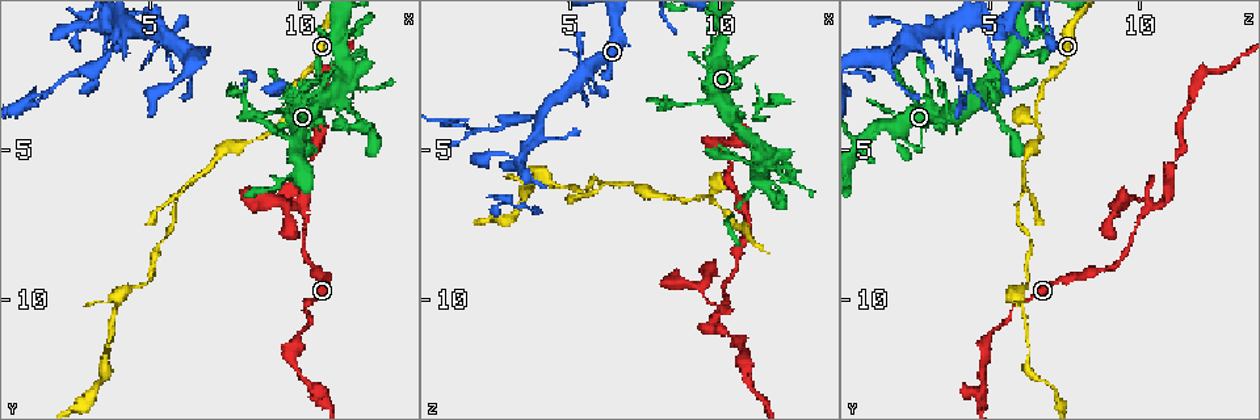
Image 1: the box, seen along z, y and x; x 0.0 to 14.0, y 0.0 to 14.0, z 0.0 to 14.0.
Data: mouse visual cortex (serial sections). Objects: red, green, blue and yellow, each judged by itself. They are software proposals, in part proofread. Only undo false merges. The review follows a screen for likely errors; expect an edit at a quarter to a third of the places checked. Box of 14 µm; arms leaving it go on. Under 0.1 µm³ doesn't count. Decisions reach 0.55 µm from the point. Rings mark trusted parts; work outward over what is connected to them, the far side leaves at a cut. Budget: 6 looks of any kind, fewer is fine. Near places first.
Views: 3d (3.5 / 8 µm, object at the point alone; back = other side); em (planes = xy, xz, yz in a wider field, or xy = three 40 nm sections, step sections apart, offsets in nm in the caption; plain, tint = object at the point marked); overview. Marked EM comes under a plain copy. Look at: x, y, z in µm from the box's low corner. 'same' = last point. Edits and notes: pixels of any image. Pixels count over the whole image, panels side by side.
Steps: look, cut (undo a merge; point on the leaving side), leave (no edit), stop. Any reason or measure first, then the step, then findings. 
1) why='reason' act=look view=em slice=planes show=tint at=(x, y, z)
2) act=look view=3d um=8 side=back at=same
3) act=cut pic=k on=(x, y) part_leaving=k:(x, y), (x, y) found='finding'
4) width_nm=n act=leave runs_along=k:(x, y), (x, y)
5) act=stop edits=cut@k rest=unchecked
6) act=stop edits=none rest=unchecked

why='arms part here' act=look view=3d um=3.5 at=(10.2, 6.9, 10.4)

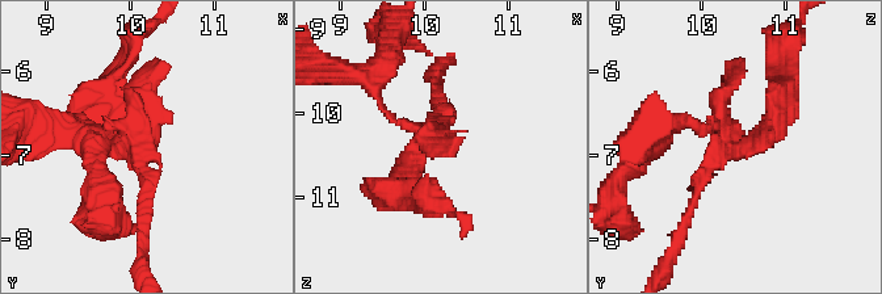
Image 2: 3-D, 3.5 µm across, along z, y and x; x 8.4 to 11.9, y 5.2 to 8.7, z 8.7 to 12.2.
why='shape alone is not enough' act=look view=em slice=planes show=tint at=(10.10, 6.90, 10.30)

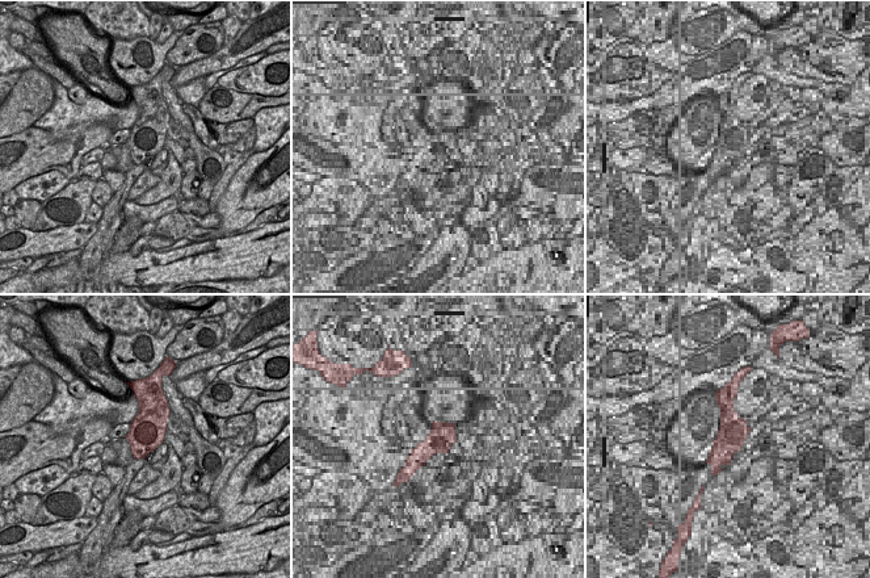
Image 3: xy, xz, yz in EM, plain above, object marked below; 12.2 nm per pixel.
why='cut it another way' act=look view=em slice=xy step=5 show=tint at=same

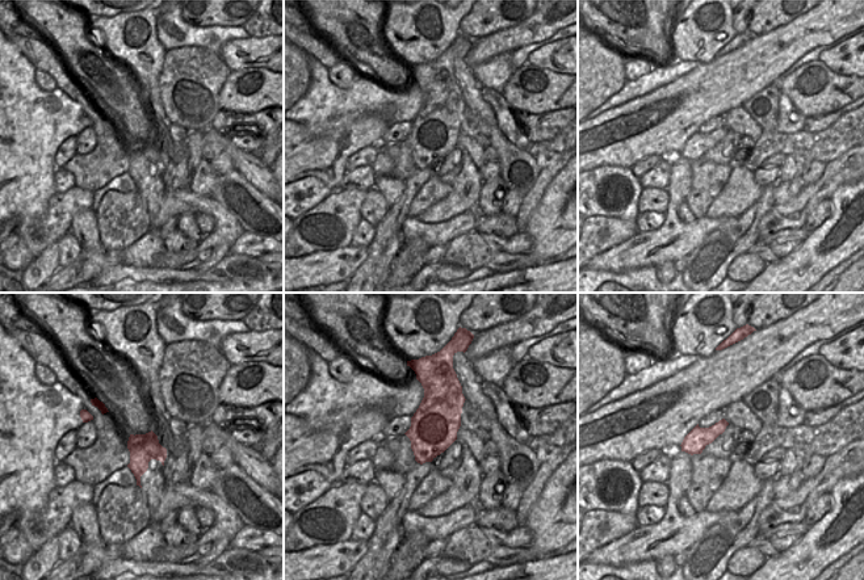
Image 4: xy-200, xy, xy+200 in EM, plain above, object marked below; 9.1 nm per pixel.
act=leave found='one cell here'

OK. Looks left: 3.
why='a fork' act=look view=3d um=8 at=(9.6, 3.8, 6.6)

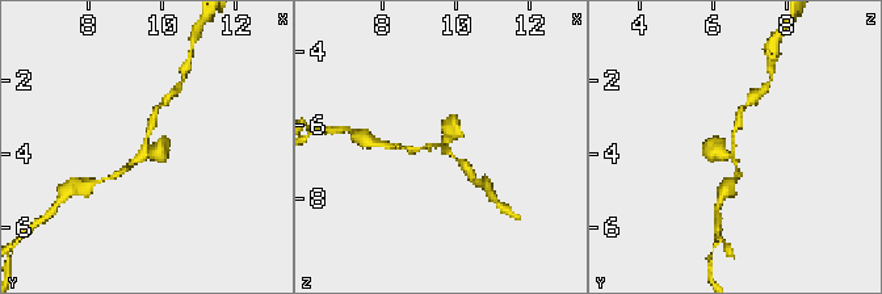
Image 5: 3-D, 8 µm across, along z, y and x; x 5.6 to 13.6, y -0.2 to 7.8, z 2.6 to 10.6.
act=look view=3d um=3.5 at=(9.5, 3.8, 6.6)

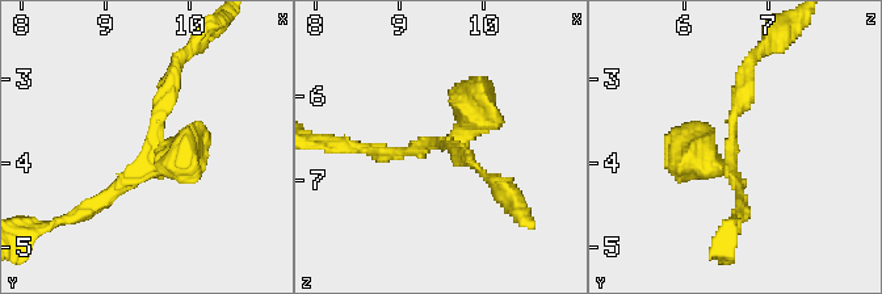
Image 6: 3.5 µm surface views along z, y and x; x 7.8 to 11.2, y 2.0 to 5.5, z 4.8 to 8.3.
act=leave runs_along=6:(177, 67), (145, 160), (88, 209) found='continuous, no second cell'

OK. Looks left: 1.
act=stop edits=none rest=unchecked

